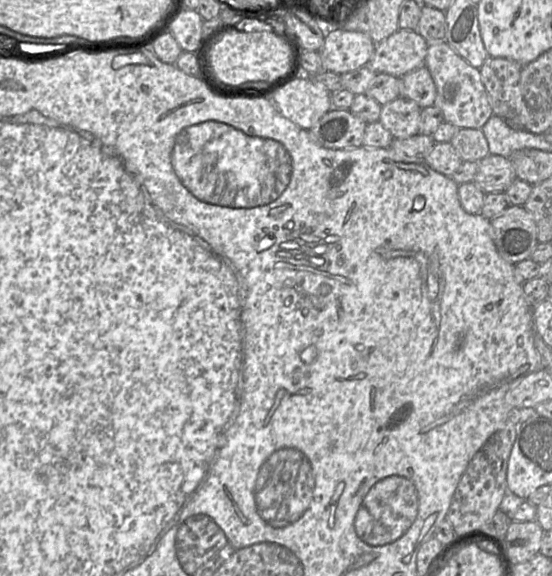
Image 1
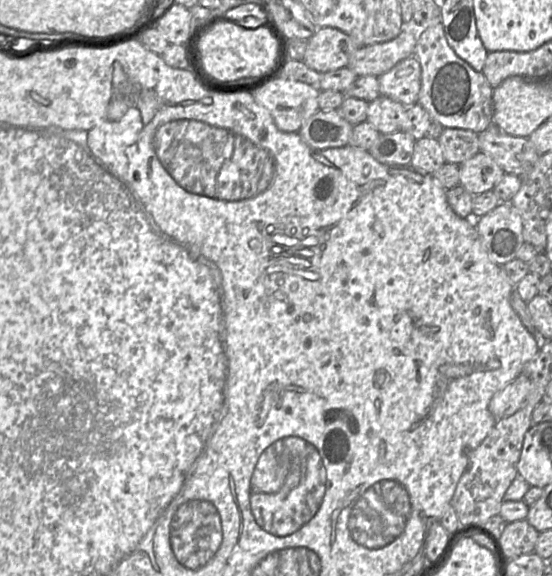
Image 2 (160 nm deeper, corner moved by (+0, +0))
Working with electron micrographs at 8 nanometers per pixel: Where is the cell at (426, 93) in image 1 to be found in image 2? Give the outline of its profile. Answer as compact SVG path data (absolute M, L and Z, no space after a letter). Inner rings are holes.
M412 55L378 77L380 94L409 107L418 102L421 66Z

